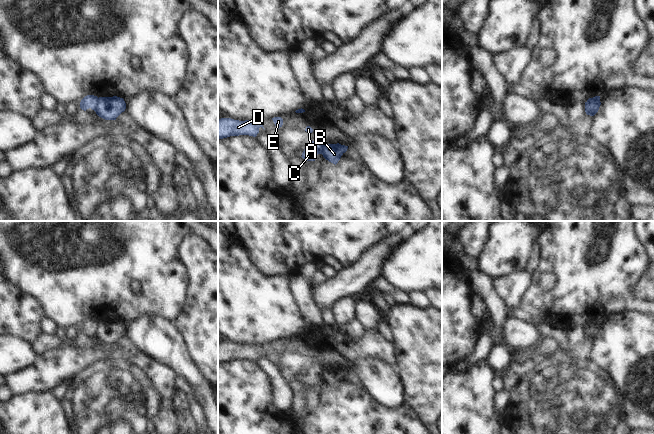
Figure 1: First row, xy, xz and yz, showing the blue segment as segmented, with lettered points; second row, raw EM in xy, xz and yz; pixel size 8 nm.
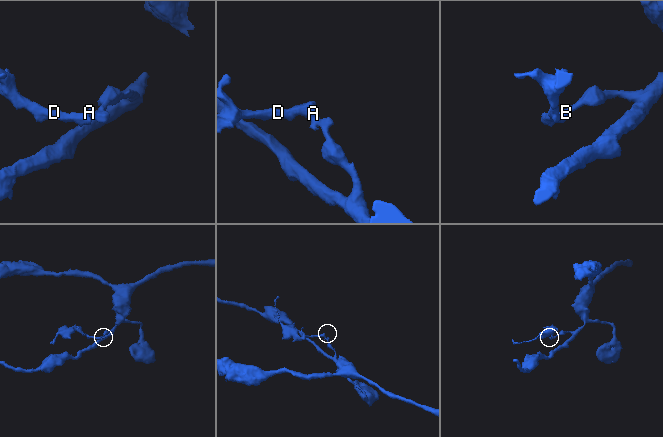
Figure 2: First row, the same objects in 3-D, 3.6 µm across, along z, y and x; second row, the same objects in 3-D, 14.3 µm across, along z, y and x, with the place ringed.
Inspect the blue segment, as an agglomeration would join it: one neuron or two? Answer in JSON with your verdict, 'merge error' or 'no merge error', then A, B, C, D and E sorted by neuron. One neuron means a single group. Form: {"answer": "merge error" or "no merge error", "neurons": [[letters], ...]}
{"answer": "merge error", "neurons": [["A", "C", "D", "E"], ["B"]]}

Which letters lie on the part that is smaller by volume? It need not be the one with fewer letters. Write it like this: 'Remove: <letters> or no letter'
Remove: A, C, D, E

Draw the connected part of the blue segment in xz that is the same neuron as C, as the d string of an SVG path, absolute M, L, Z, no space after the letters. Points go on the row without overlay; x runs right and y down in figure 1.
M314 364L308 368L302 377L302 382L306 385L315 385L314 381L322 378L323 367L321 364Z

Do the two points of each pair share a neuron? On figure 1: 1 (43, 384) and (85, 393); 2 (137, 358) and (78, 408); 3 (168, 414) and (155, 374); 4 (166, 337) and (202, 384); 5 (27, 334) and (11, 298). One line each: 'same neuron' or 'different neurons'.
1: different neurons
2: different neurons
3: same neuron
4: same neuron
5: same neuron

